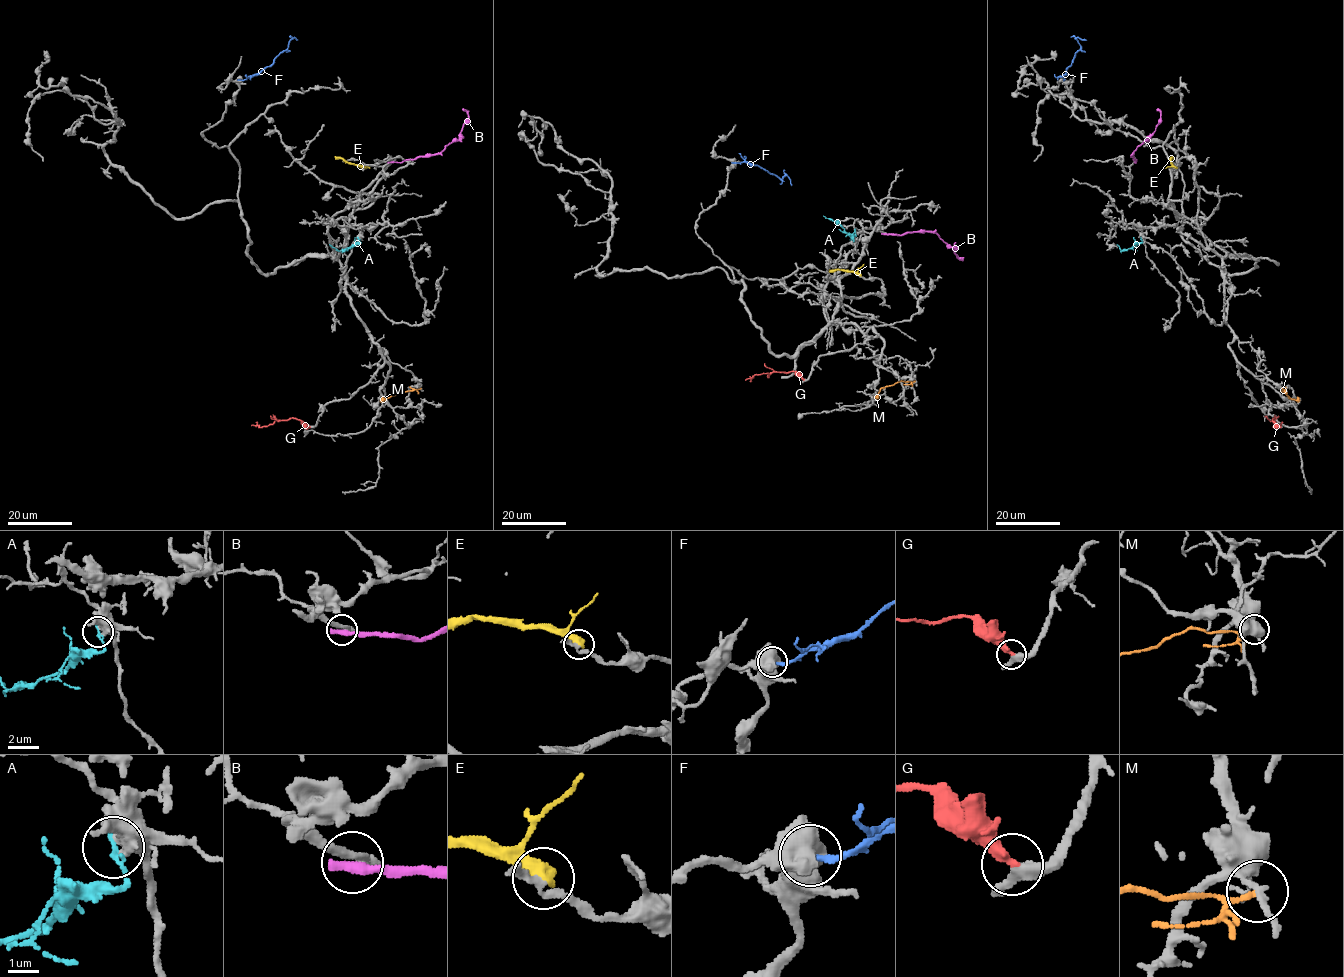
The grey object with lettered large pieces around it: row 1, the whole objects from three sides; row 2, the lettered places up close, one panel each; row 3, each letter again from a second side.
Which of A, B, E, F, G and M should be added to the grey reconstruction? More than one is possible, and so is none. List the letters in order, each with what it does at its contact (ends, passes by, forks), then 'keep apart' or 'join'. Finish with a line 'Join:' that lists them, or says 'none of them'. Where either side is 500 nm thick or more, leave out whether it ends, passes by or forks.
A: it ends there; keep apart
B: it ends there; keep apart
E: it ends there; keep apart
F: it ends there; keep apart
G: it ends there; join
M: it ends there; keep apart
Join: G

